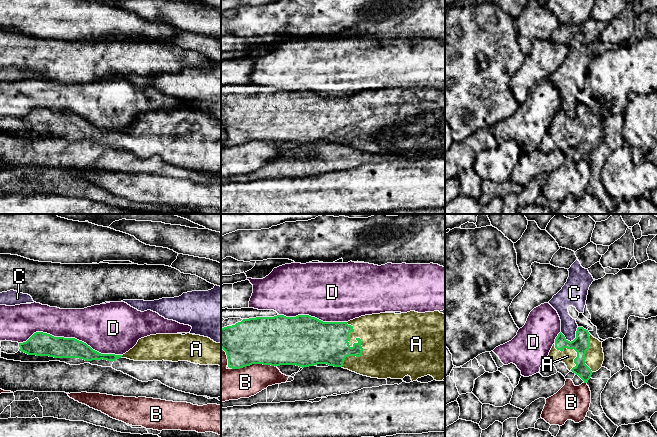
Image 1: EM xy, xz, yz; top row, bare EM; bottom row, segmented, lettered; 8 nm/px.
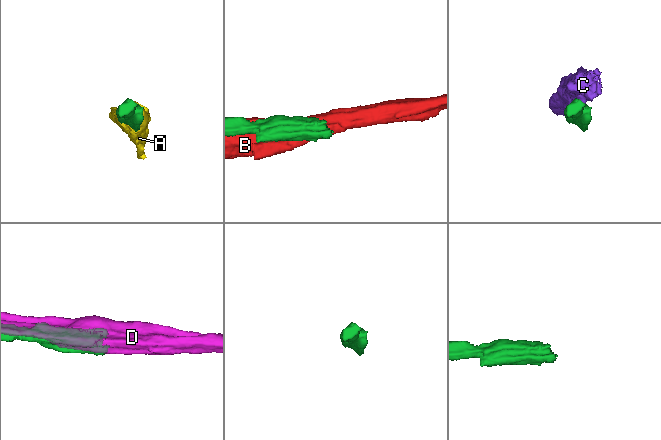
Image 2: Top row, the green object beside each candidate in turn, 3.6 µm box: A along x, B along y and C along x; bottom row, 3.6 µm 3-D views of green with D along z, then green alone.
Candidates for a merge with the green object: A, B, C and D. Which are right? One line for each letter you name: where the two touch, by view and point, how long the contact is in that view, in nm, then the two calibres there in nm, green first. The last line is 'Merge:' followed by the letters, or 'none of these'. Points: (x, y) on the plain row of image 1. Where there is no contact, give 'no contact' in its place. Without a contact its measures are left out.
A: meets green in xz at (360, 116); contact 360 nm long; 300 nm thick on the green side, 480 nm on the other
Merge: A

